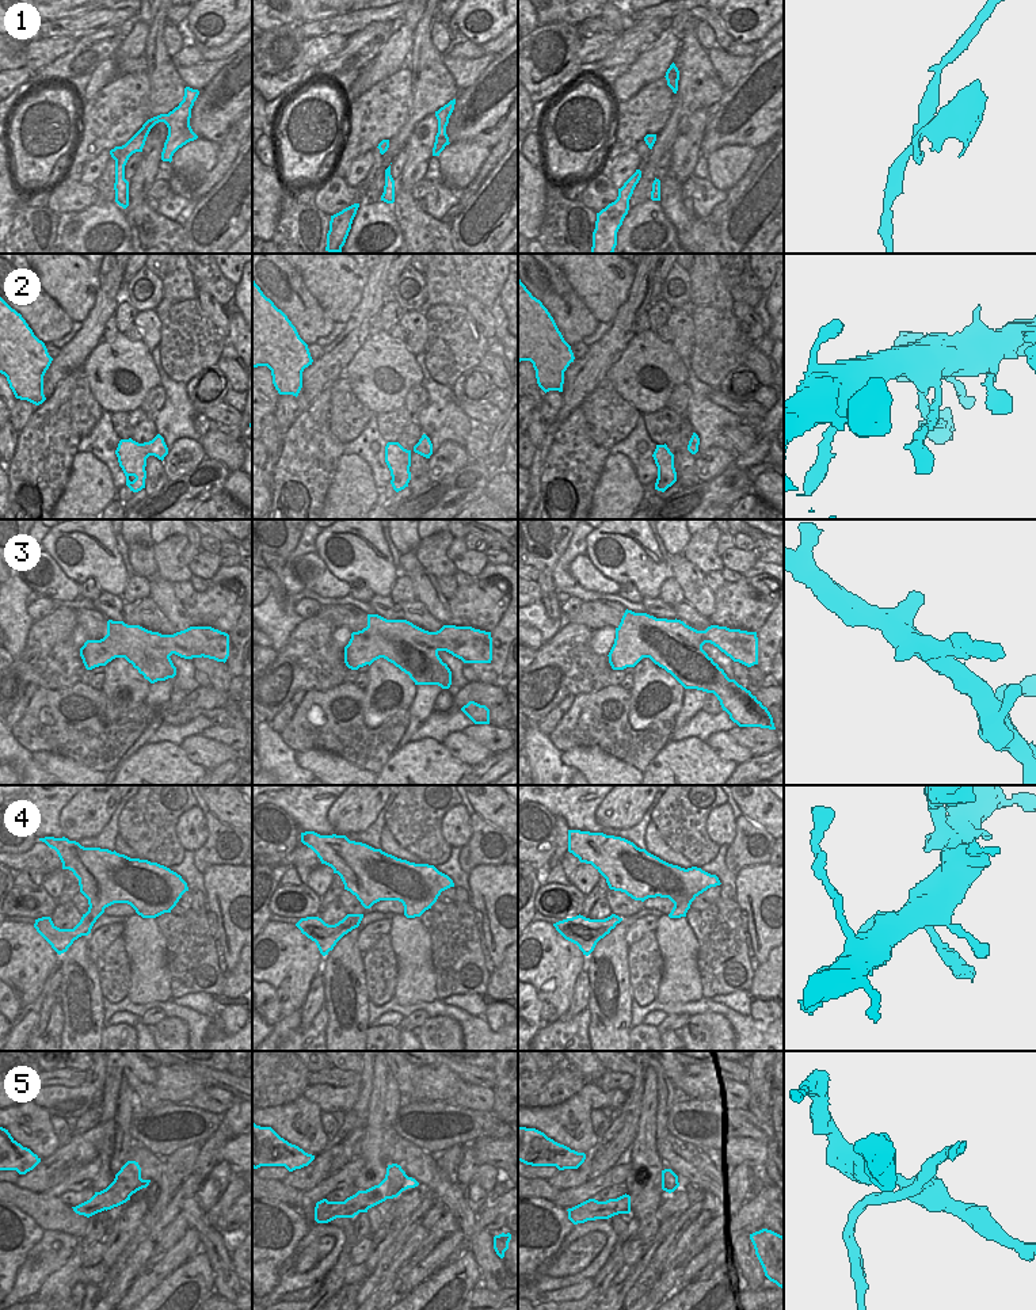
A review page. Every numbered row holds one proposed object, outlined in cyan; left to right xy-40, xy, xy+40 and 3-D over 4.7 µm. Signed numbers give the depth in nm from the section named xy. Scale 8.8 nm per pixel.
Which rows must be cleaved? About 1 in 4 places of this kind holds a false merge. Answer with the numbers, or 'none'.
5

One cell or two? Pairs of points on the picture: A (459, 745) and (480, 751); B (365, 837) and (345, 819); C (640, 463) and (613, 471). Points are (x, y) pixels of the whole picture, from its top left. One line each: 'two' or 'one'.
A: one
B: two
C: two

